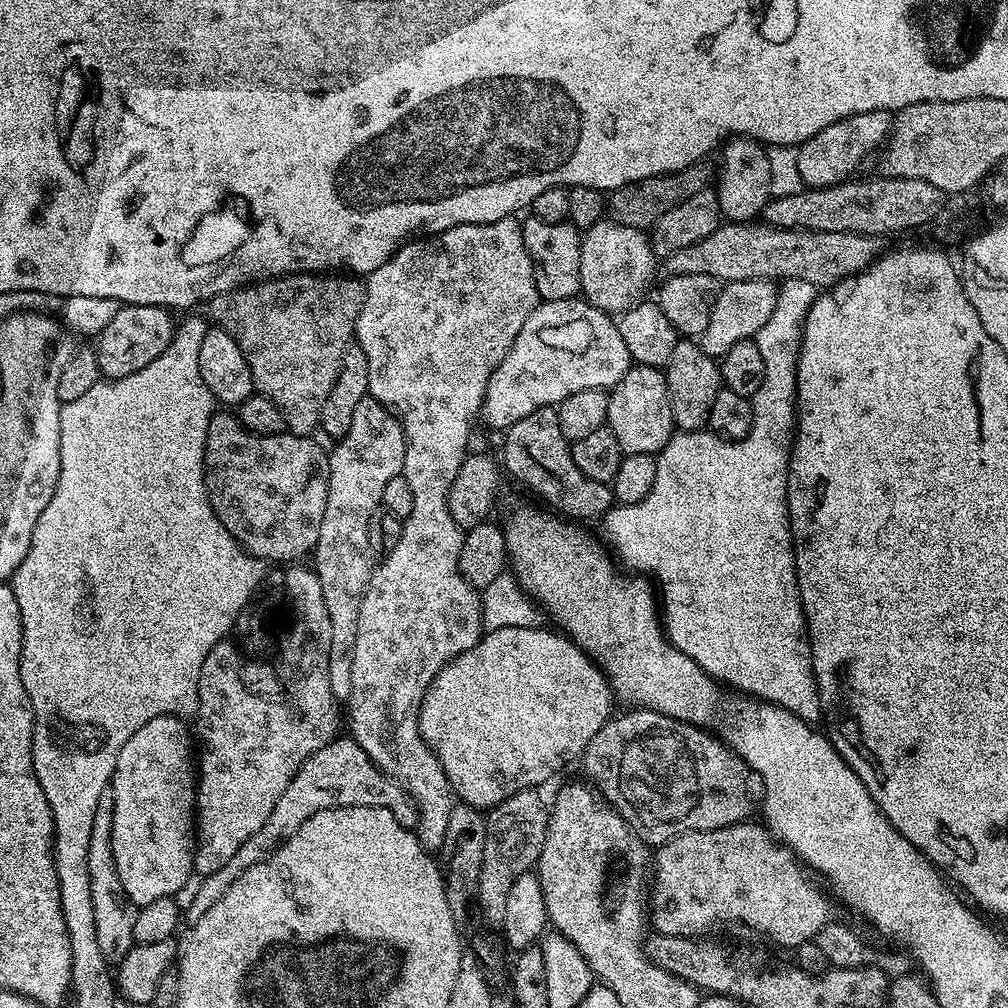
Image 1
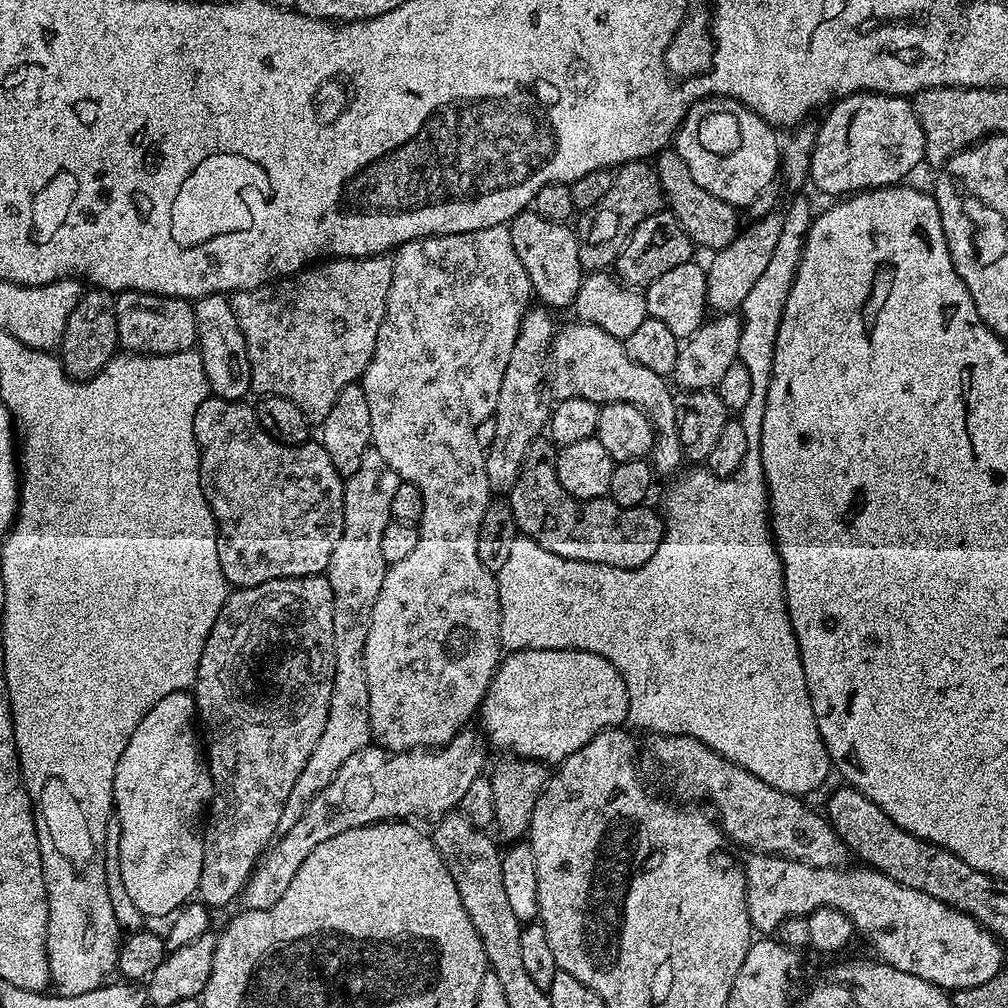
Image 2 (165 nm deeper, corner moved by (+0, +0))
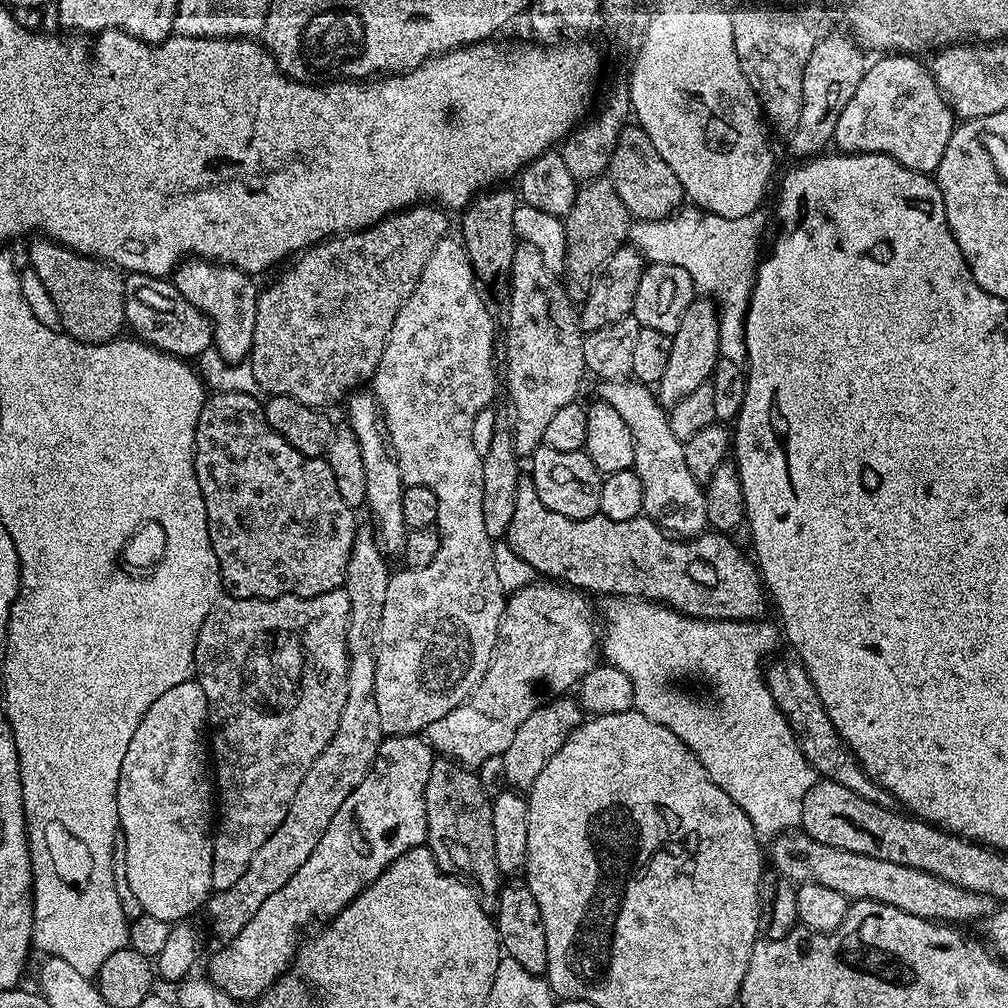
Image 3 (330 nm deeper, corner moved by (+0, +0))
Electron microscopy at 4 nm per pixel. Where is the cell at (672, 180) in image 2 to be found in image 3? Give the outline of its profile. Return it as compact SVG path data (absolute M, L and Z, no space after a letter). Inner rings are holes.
M627 126L622 130L614 146L610 179L618 198L622 198L629 217L640 222L664 220L673 215L686 200L682 182L678 182L678 174L666 166L662 154L654 150L654 142L650 142L644 129L639 126Z

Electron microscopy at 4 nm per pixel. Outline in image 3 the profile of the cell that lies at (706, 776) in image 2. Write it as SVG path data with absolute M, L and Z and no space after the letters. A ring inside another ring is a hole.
M793 830L771 841L770 864L780 875L797 885L817 884L830 886L838 894L846 894L849 901L873 900L886 906L894 906L906 914L914 914L923 920L960 922L976 920L992 915L998 908L997 901L986 894L954 886L934 874L914 870L914 866L898 866L898 862L886 862L886 858L870 858L854 850L838 850L838 846L826 846L814 842L802 830Z

